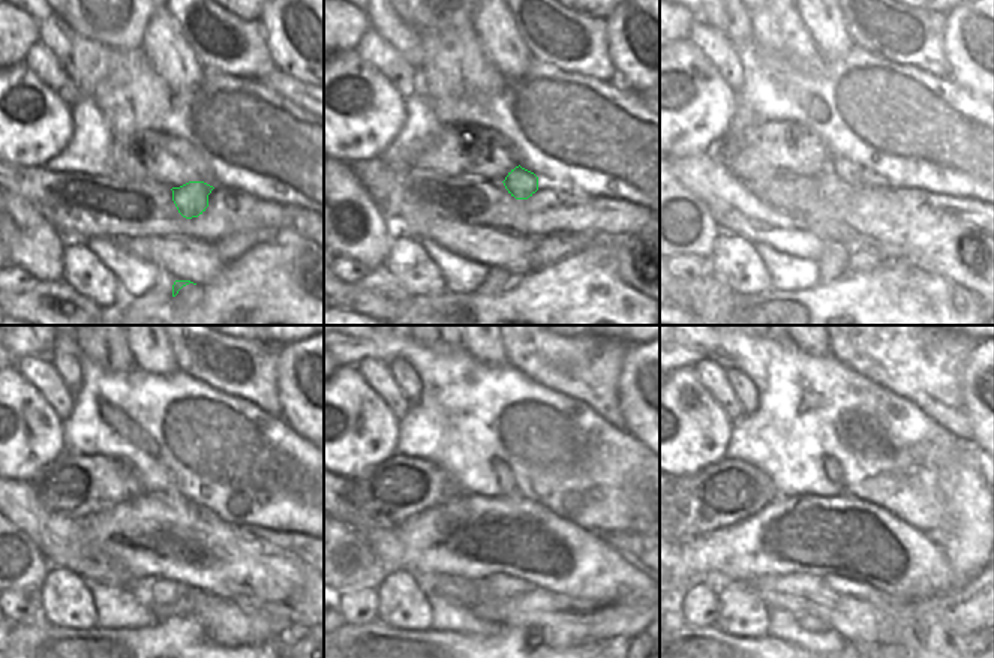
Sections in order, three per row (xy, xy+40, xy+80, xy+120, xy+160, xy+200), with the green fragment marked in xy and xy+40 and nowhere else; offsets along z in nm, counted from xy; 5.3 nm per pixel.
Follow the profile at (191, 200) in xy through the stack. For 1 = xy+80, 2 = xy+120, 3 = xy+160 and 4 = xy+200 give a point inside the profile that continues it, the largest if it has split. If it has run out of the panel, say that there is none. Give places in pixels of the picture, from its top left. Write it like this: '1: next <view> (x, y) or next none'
1: next xy+80 (846, 170)
2: next xy+120 (170, 496)
3: next xy+160 (502, 472)
4: next xy+200 (832, 466)

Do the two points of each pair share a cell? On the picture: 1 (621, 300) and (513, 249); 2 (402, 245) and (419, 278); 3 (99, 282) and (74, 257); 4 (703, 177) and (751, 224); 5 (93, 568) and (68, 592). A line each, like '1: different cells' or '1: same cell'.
1: different cells
2: same cell
3: same cell
4: same cell
5: different cells

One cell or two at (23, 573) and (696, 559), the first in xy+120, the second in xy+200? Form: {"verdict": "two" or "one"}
{"verdict": "two"}

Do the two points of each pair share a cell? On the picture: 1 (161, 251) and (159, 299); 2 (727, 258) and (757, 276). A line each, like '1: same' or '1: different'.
1: different
2: same

